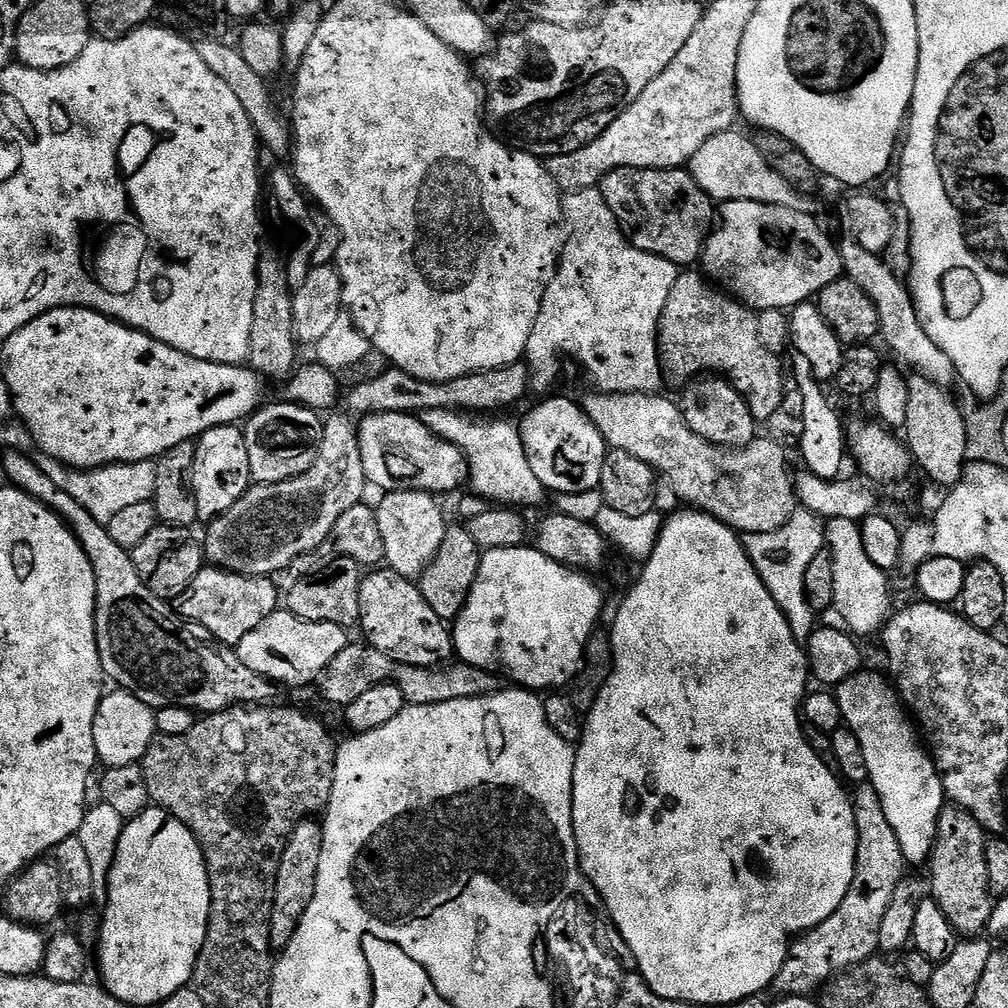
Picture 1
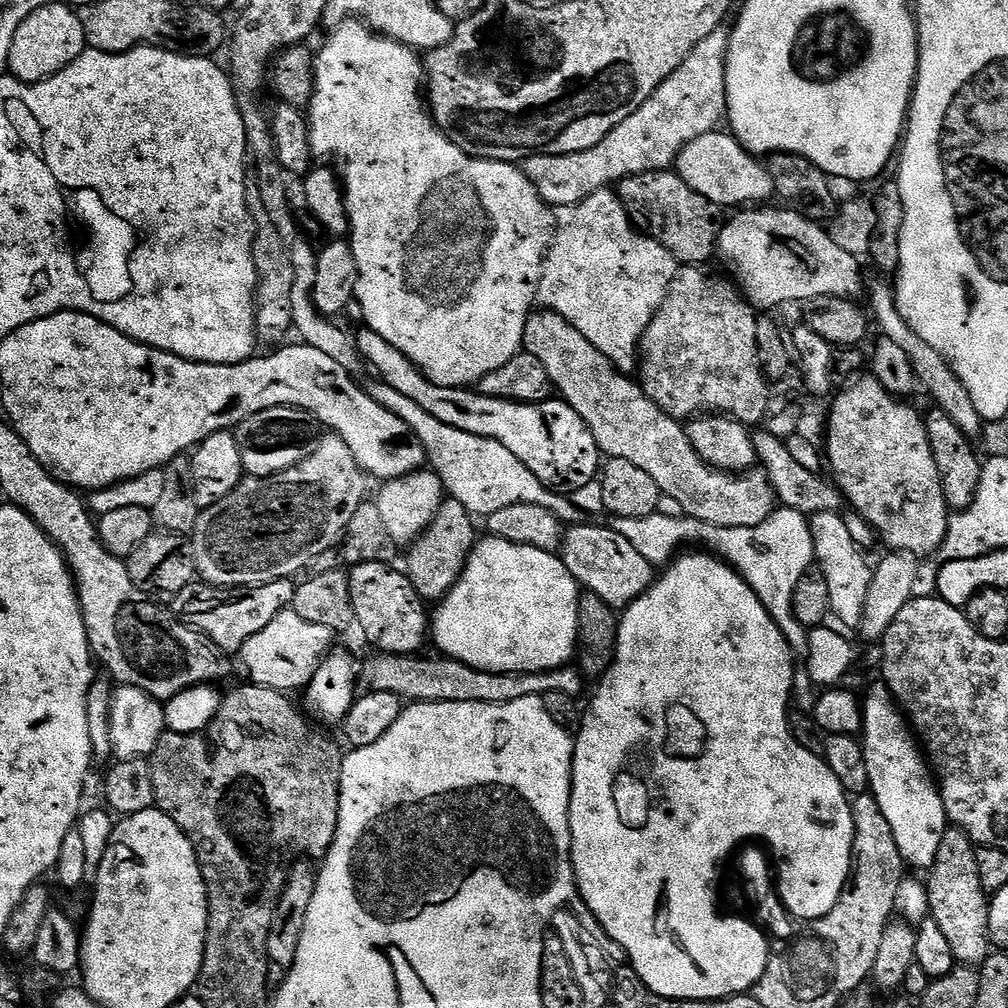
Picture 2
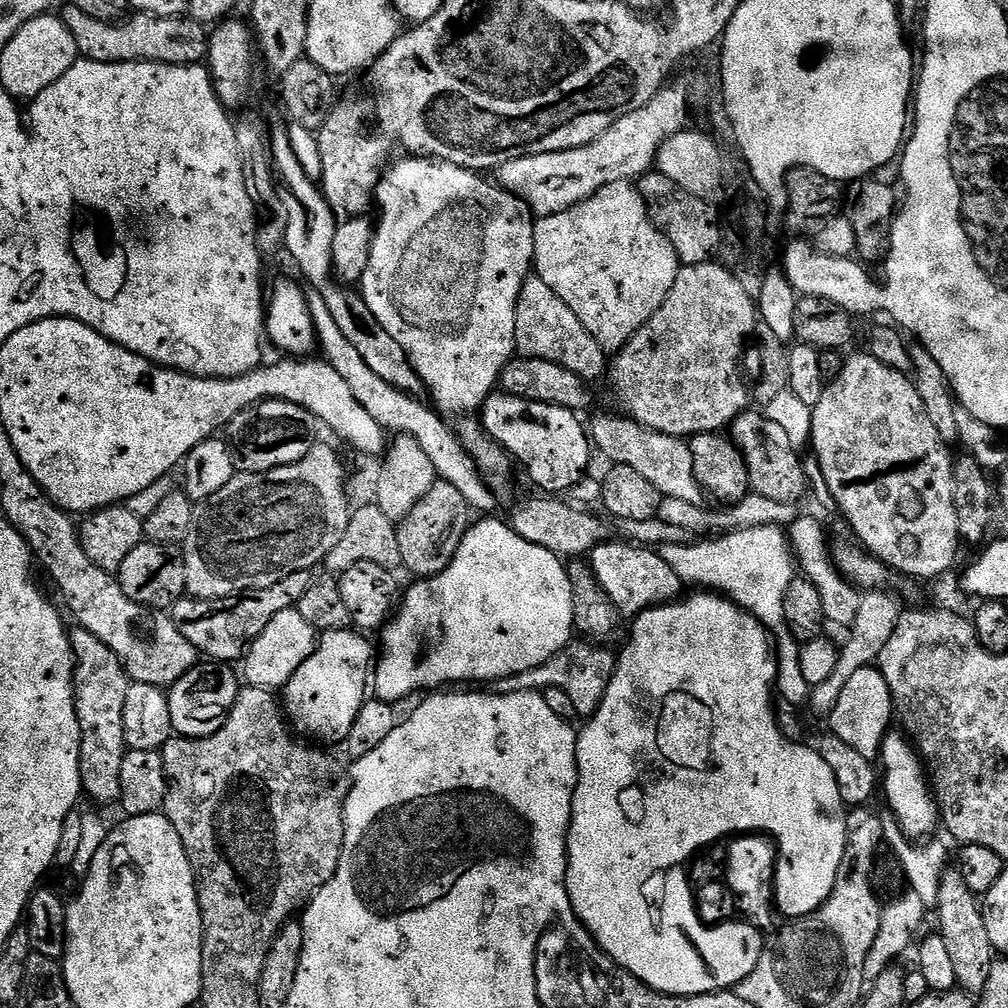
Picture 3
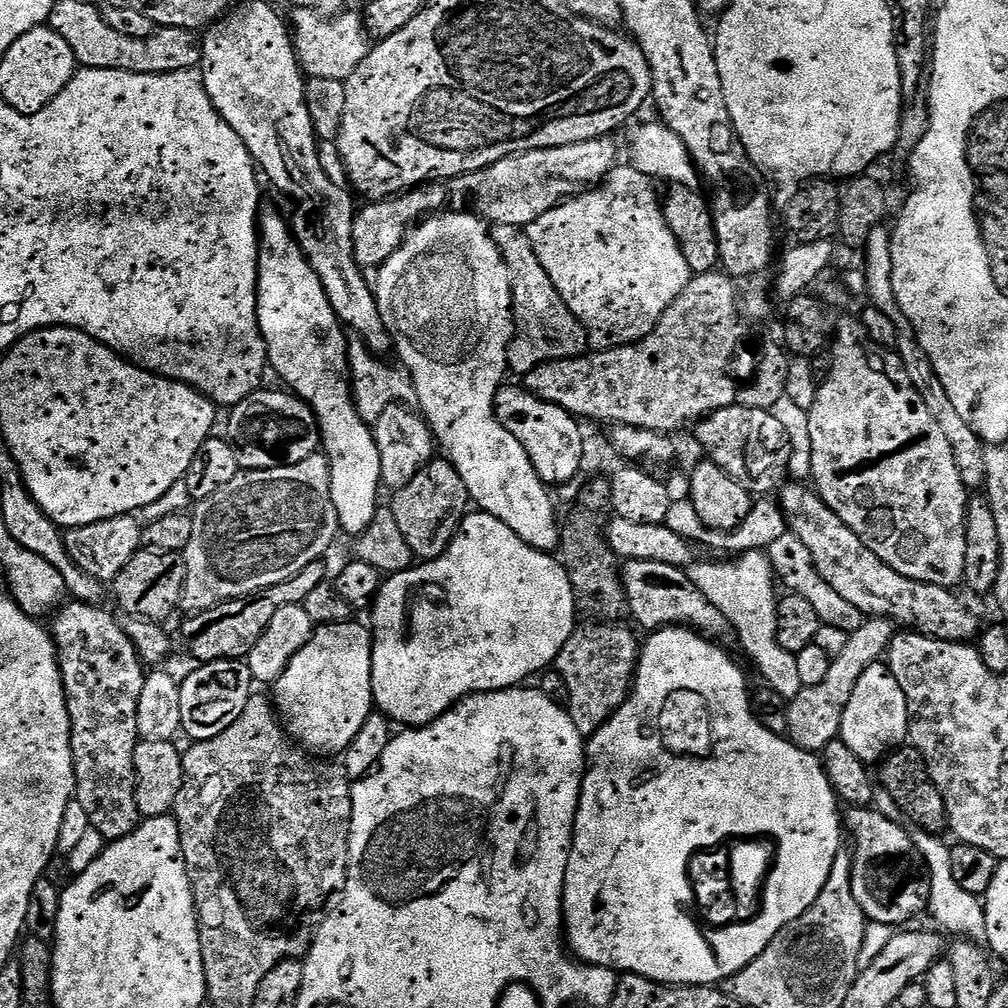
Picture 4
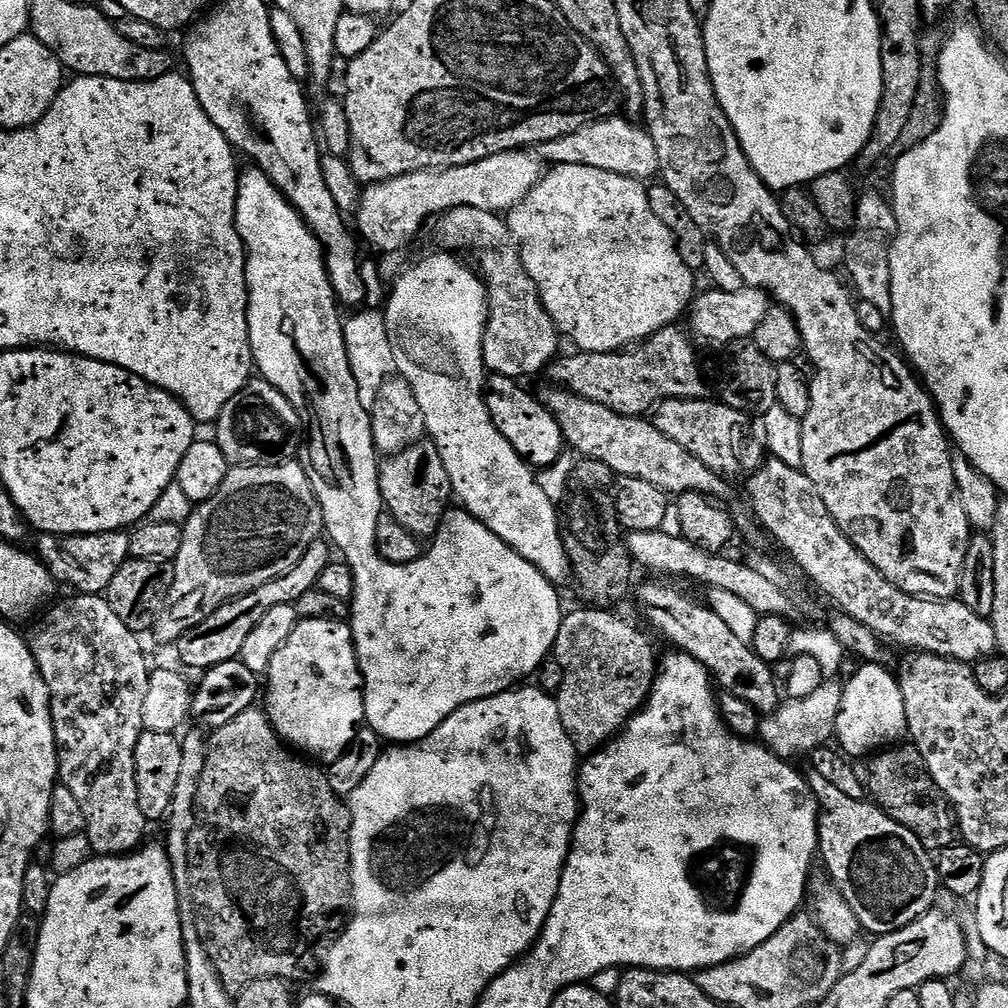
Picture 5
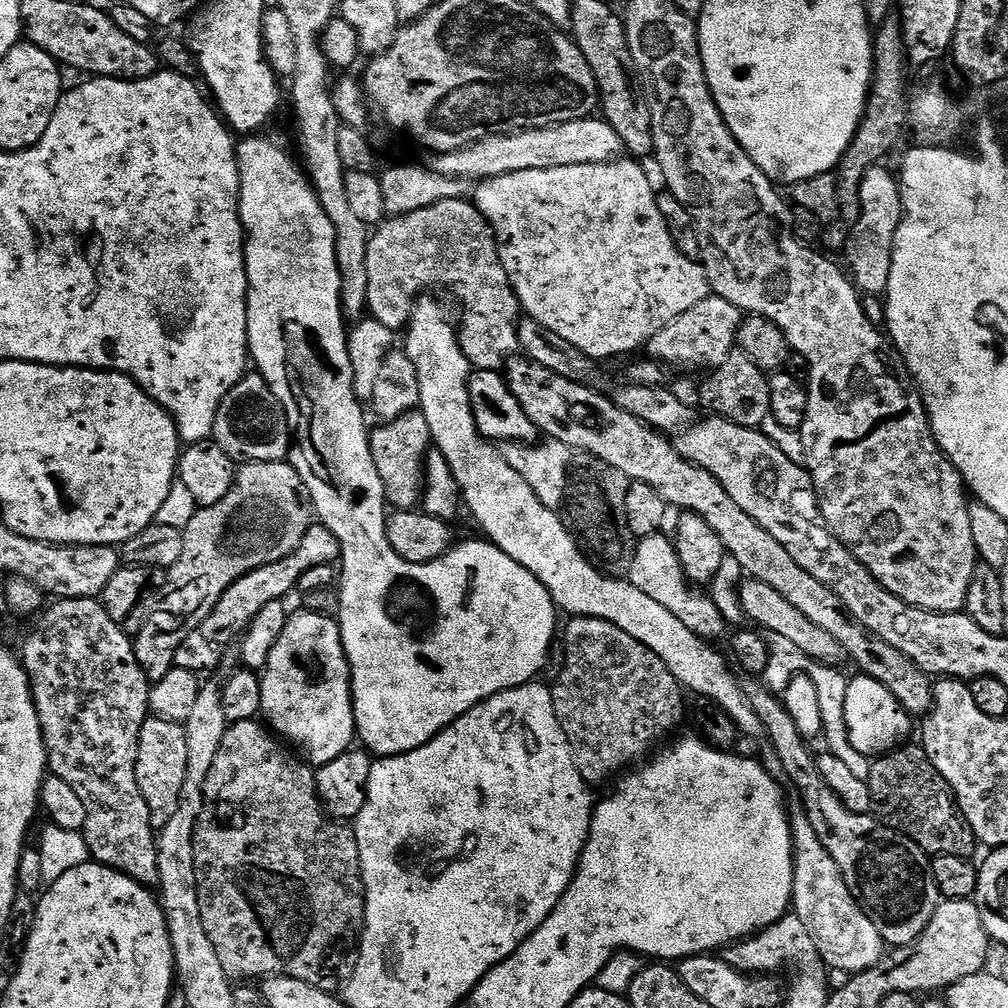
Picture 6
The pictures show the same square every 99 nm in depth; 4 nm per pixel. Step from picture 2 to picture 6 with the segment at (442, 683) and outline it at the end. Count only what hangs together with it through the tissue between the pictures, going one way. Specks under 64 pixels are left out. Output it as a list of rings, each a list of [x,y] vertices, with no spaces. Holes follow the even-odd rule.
[[[578,616],[567,622],[569,624],[562,628],[565,665],[556,673],[551,685],[554,714],[570,742],[578,774],[582,774],[589,786],[597,786],[603,780],[611,781],[619,768],[627,769],[631,760],[639,761],[657,747],[656,740],[662,739],[683,718],[685,693],[674,674],[666,670],[666,662],[646,650],[642,642],[630,638],[626,630],[618,630],[618,626],[610,622],[589,616]]]

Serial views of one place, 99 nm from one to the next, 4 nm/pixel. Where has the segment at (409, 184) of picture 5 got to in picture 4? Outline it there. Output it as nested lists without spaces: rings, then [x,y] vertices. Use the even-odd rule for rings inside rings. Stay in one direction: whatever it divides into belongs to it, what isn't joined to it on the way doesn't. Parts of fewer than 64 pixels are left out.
[[[601,138],[570,146],[520,152],[477,172],[469,172],[467,176],[457,176],[451,181],[450,188],[456,192],[469,192],[476,203],[475,211],[481,217],[505,224],[508,228],[523,229],[576,189],[589,185],[586,183],[590,180],[598,182],[607,177],[618,164],[616,146],[612,141],[610,138]],[[417,186],[411,190],[405,190],[391,198],[380,198],[375,202],[368,202],[355,213],[353,222],[353,254],[356,263],[361,269],[375,269],[385,264],[398,250],[401,242],[408,237],[410,229],[417,222],[425,219],[437,207],[440,196],[432,186]]]

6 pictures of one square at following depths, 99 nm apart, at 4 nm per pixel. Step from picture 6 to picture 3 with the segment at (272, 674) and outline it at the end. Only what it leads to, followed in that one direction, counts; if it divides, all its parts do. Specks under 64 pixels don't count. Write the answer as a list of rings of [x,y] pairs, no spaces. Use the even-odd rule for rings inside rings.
[[[346,628],[323,633],[317,639],[310,658],[298,666],[294,678],[284,685],[282,708],[294,728],[296,723],[295,731],[301,737],[313,736],[316,739],[313,741],[325,745],[347,741],[350,726],[354,718],[358,718],[358,710],[370,692],[370,669],[374,656],[372,660],[372,648],[363,638],[359,631]]]

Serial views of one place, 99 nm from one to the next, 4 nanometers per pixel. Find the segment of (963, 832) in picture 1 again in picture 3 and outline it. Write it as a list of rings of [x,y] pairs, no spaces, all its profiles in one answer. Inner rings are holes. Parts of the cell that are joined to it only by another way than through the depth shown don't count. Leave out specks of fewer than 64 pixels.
[[[948,870],[941,878],[941,890],[936,908],[940,912],[940,928],[938,935],[946,942],[950,959],[954,965],[957,985],[965,992],[979,994],[983,992],[990,978],[990,970],[998,953],[990,942],[990,934],[986,934],[984,910],[977,893],[966,886],[962,874],[958,870]]]

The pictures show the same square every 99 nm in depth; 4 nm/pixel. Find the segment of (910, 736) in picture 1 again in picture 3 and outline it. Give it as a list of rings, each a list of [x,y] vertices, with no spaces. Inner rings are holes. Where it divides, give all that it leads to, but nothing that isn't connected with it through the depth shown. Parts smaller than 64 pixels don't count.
[[[889,731],[879,754],[882,769],[882,790],[886,792],[887,807],[895,814],[902,831],[913,840],[929,837],[939,827],[939,805],[935,801],[919,753],[899,731]]]

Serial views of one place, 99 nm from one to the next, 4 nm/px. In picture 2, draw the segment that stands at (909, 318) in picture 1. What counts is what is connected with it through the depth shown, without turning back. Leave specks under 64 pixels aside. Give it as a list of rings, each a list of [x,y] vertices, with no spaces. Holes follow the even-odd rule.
[[[870,280],[866,286],[867,295],[870,294],[870,306],[868,305],[873,321],[880,326],[880,334],[887,340],[897,343],[906,356],[910,358],[917,383],[919,387],[929,392],[939,411],[947,414],[951,421],[964,433],[968,439],[977,439],[983,433],[984,422],[974,409],[974,404],[970,400],[970,394],[962,386],[961,380],[954,374],[952,368],[945,359],[932,346],[927,345],[914,330],[910,329],[908,323],[902,318],[901,312],[897,308],[896,296],[893,287],[880,280]]]

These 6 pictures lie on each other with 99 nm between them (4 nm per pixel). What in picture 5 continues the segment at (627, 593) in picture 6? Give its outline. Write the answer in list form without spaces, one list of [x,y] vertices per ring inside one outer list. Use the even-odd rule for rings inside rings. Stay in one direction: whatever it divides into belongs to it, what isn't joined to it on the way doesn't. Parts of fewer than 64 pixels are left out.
[[[436,250],[433,256],[422,257],[409,268],[407,265],[395,277],[396,285],[388,296],[388,305],[382,308],[382,315],[390,346],[394,350],[396,372],[403,380],[410,382],[410,390],[414,390],[414,398],[418,398],[418,406],[422,406],[425,433],[438,446],[438,454],[442,454],[442,466],[446,466],[446,474],[450,474],[455,499],[464,511],[498,534],[502,542],[522,554],[522,558],[531,562],[547,580],[560,586],[564,579],[572,576],[572,565],[568,562],[564,539],[560,537],[558,508],[552,505],[553,497],[549,489],[541,483],[528,461],[521,458],[510,441],[496,429],[488,413],[484,366],[488,288],[483,279],[473,269],[472,273],[460,260],[463,259],[459,255]]]

